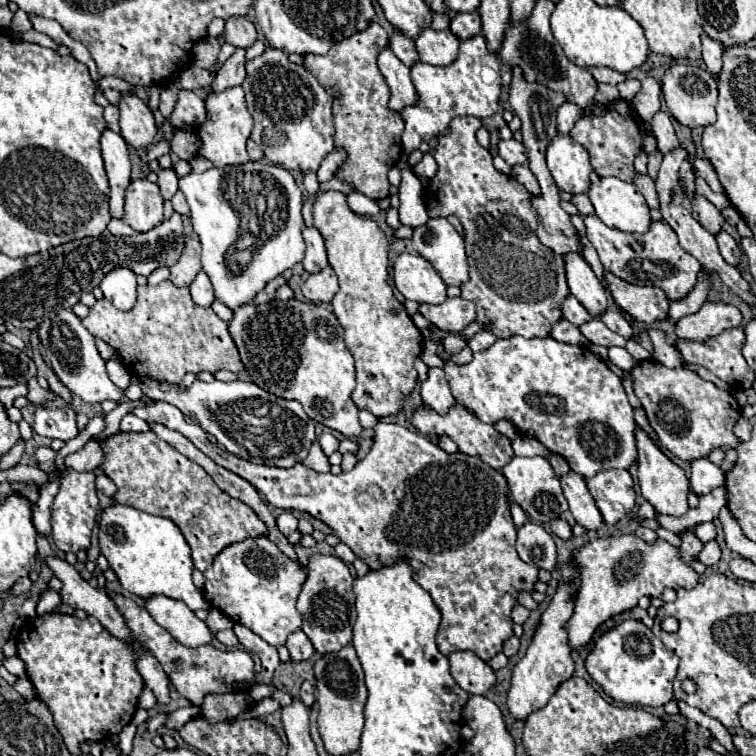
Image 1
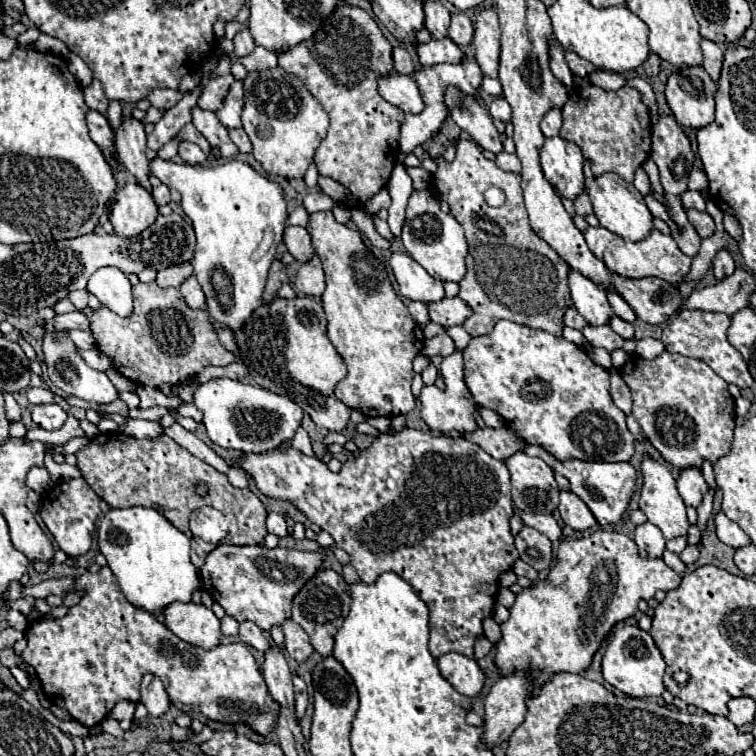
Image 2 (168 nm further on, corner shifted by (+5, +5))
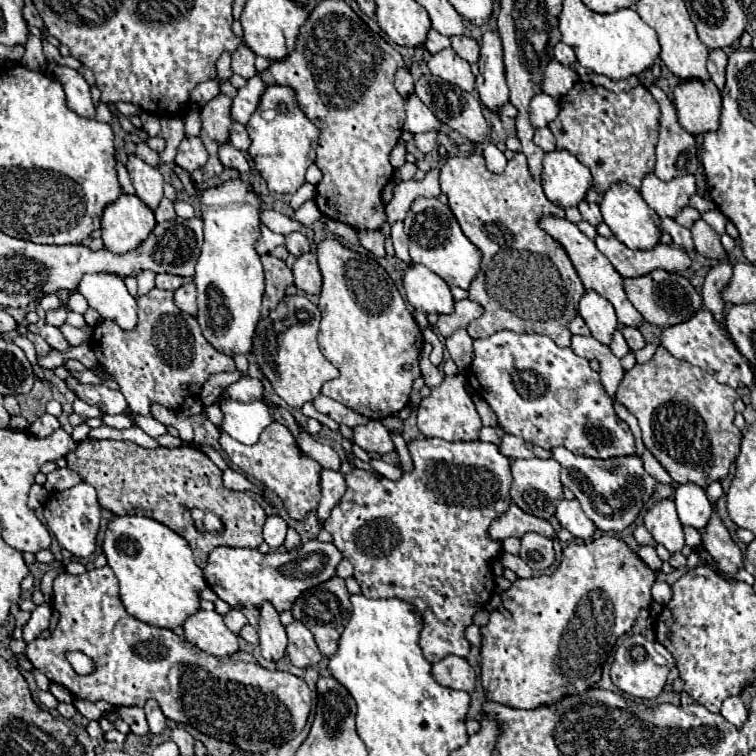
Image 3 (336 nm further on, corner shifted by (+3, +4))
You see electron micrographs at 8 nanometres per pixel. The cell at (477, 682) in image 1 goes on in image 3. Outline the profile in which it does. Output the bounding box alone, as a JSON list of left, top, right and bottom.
[432,655,476,693]

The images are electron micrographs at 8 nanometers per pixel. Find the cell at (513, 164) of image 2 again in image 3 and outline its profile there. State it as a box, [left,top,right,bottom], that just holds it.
[482,143,506,173]

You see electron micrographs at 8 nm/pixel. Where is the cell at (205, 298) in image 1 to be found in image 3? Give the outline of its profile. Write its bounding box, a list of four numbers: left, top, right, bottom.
[174,281,196,315]

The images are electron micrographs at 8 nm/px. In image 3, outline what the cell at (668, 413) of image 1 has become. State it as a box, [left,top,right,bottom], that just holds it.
[616,345,742,489]

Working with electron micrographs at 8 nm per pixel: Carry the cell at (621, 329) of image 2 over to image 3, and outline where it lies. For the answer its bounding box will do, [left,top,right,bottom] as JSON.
[620,327,646,351]

